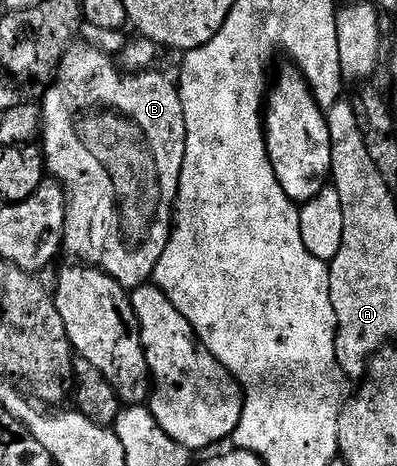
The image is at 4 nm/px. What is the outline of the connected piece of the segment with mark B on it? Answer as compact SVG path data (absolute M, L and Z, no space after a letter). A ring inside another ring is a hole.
M74 43L69 51L65 53L61 63L57 66L55 79L48 85L50 88L45 92L45 101L40 101L39 104L41 109L40 139L43 141L45 166L48 175L65 190L67 222L65 223L64 251L77 256L73 258L84 262L86 265L101 269L111 278L118 280L125 289L134 290L133 288L139 287L140 284L146 283L148 285L152 281L155 266L159 262L159 258L163 258L163 250L167 250L169 235L173 233L177 191L181 181L181 171L185 161L185 143L187 142L183 102L181 101L178 85L174 81L172 84L167 77L160 76L157 70L146 70L144 72L122 71L118 61L110 53L102 52L100 47L94 46L92 43L90 43L91 45L81 43Z

